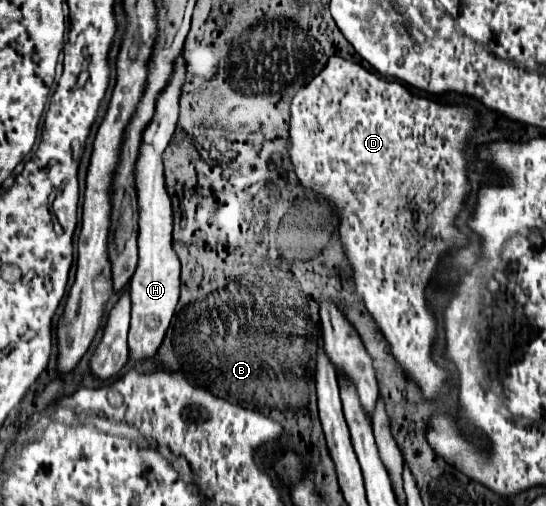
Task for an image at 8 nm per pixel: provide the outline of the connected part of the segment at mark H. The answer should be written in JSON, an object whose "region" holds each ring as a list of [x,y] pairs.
{"region":[[[184,54],[174,62],[174,74],[166,84],[166,90],[158,94],[156,112],[142,132],[140,152],[134,166],[134,182],[138,194],[138,266],[130,280],[130,296],[132,296],[132,322],[128,332],[128,356],[130,360],[146,360],[158,352],[162,338],[170,326],[174,316],[178,294],[180,294],[180,262],[172,248],[172,200],[164,182],[164,166],[162,154],[170,144],[170,138],[176,130],[178,114],[180,114],[180,94],[186,76]]]}

